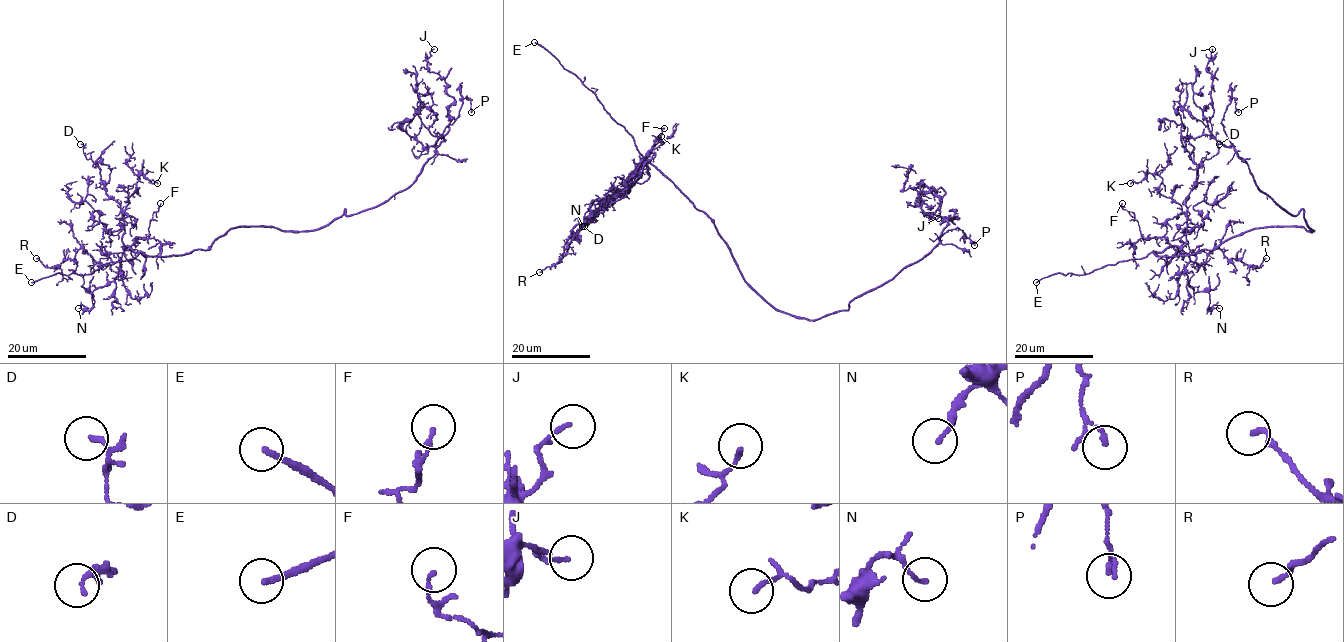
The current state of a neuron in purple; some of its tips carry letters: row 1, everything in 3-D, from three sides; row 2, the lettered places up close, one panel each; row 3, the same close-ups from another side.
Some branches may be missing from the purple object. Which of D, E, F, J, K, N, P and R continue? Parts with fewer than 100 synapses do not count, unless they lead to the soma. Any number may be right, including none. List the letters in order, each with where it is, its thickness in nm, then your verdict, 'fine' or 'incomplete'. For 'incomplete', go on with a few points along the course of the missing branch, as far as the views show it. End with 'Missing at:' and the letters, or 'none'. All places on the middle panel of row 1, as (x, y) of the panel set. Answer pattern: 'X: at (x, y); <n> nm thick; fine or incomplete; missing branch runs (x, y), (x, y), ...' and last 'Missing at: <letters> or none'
D: at (584, 226); 170 nm thick; fine
E: at (534, 42); 200 nm thick; incomplete; missing branch runs (534, 42), (525, 37), (527, 31), (524, 15)
F: at (664, 128); 130 nm thick; fine
J: at (938, 218); 130 nm thick; fine
K: at (661, 136); 130 nm thick; fine
N: at (582, 226); 140 nm thick; fine
P: at (974, 245); 110 nm thick; fine
R: at (539, 272); 140 nm thick; fine
Missing at: E

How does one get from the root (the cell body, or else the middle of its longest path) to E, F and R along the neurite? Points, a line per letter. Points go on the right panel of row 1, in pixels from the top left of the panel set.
E: (1303, 227), (1253, 228), (1213, 249), (1175, 256), (1151, 252), (1088, 273), (1054, 273), (1036, 282)
F: (1303, 227), (1253, 228), (1213, 249), (1158, 256), (1153, 251), (1171, 245), (1163, 237), (1142, 238), (1122, 203)
R: (1303, 227), (1253, 228), (1191, 254), (1153, 251), (1179, 246), (1198, 264), (1216, 248), (1257, 267), (1266, 258)

